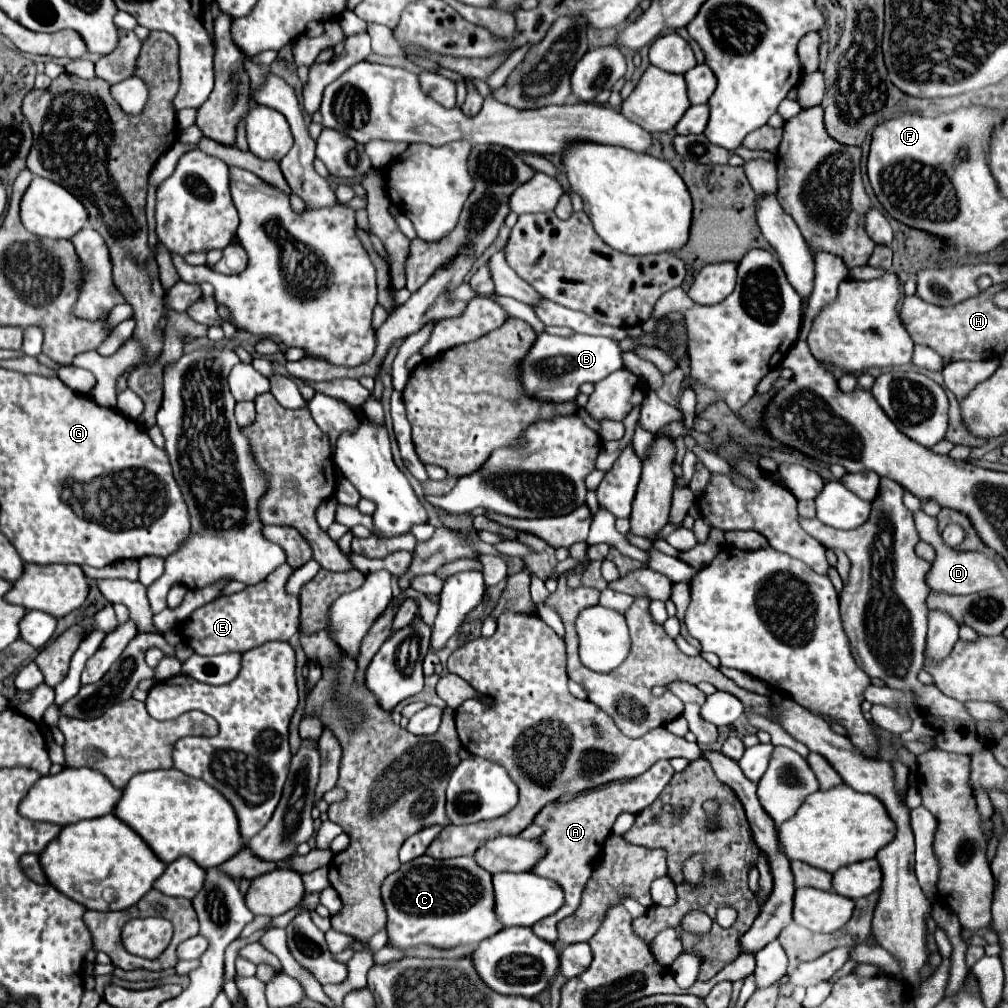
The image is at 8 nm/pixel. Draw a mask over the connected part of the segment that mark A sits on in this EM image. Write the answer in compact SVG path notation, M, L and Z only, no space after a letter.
M659 760L645 774L637 776L631 782L611 782L601 788L593 788L579 794L571 802L557 800L539 812L539 818L535 818L535 824L547 828L547 832L539 838L543 846L547 848L547 856L531 872L559 882L561 888L565 890L563 908L559 908L559 912L539 920L539 924L533 926L539 938L547 942L557 942L557 924L579 908L581 892L593 872L593 862L597 862L597 858L603 854L603 844L609 838L617 816L623 812L639 814L641 810L651 806L655 798L661 794L661 790L667 786L671 776L673 776L673 768L669 760Z

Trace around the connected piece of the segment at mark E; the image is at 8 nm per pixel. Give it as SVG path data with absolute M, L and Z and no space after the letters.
M289 564L279 566L263 584L247 586L245 590L205 604L191 612L191 616L181 622L179 636L181 642L191 646L199 656L215 656L227 652L247 652L269 640L289 640L299 628L299 598L287 594L285 584L293 568Z

